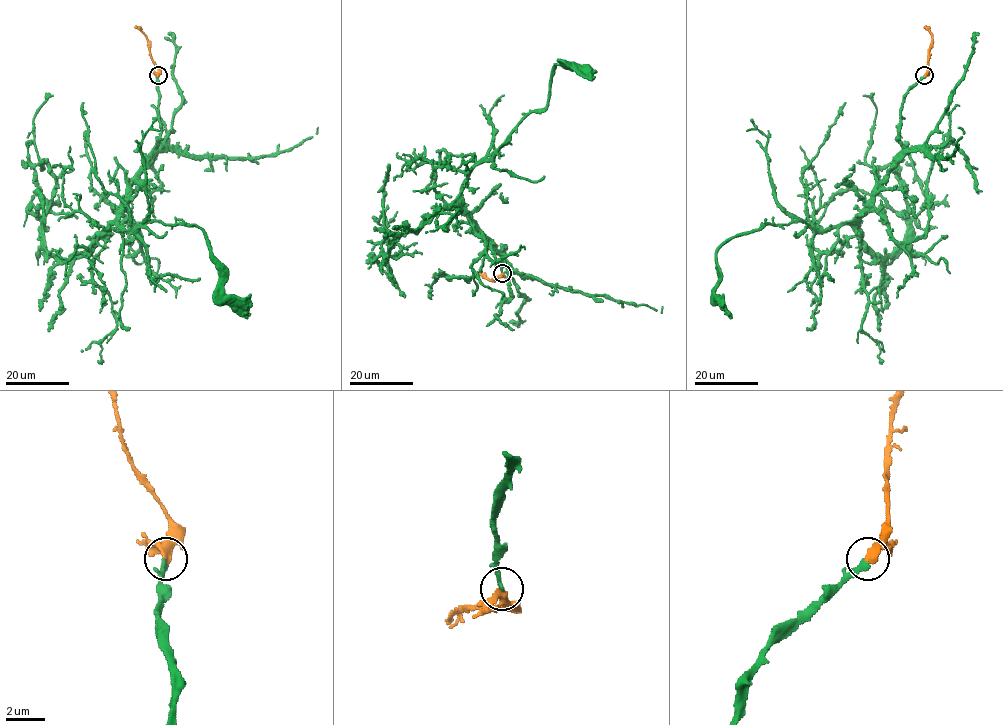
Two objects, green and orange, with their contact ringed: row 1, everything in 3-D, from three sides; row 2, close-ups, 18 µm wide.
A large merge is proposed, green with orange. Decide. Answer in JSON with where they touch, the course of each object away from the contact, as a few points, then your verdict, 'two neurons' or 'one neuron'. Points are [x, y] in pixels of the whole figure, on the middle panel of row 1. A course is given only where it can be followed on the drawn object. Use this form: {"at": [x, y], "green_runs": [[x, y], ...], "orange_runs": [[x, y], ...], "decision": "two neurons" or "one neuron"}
{"at": [502, 273], "green_runs": [[502, 273], [506, 248], [452, 207], [387, 256], [400, 247], [383, 213], [377, 222], [397, 212]], "orange_runs": [[502, 273], [502, 276], [491, 280], [479, 272]], "decision": "one neuron"}

